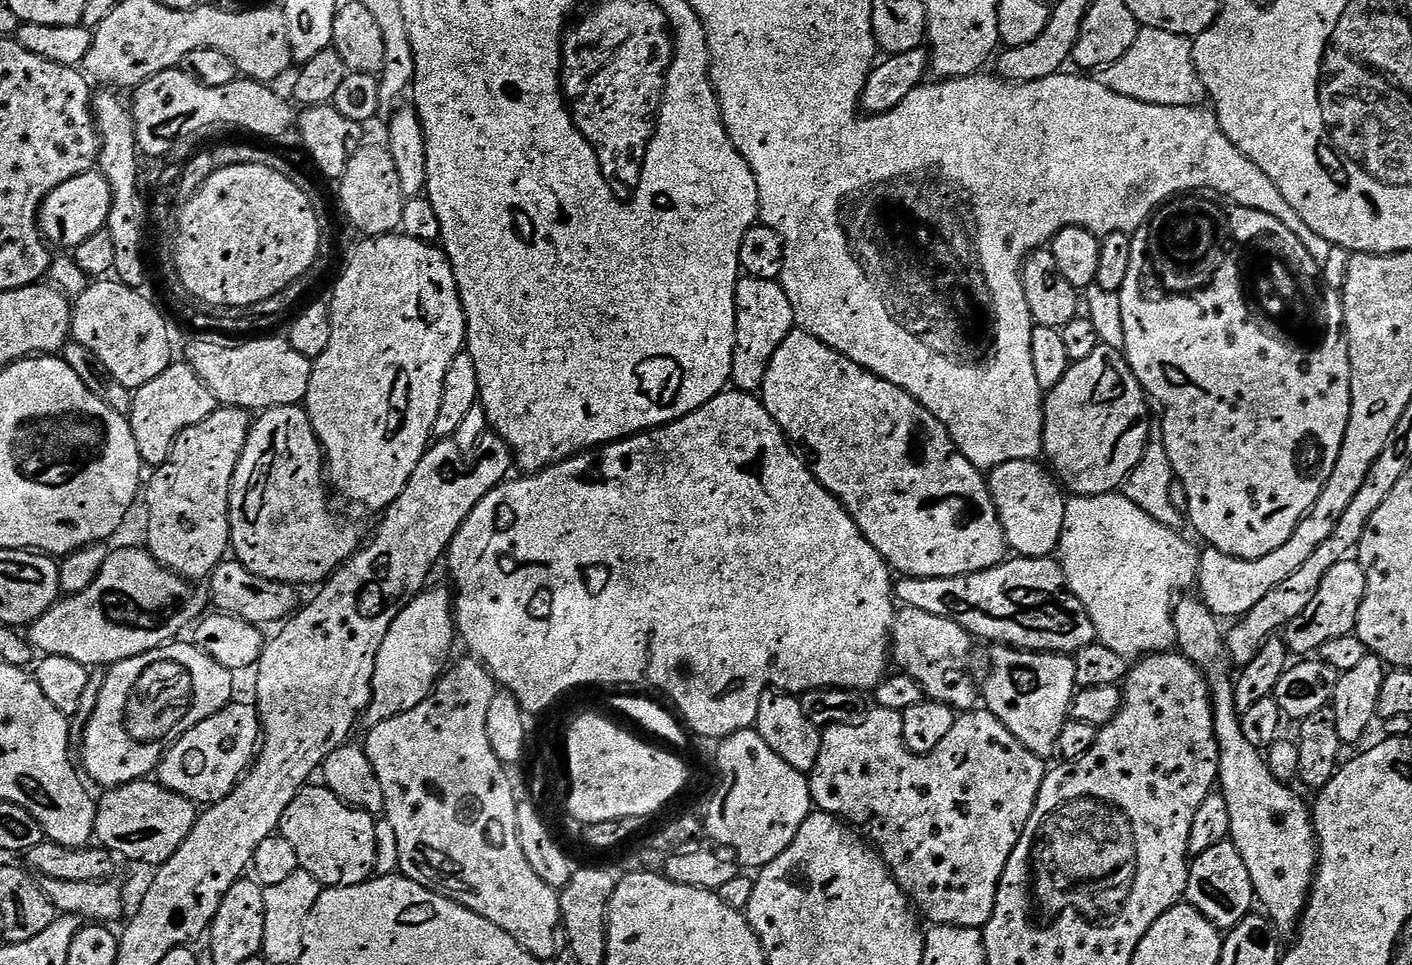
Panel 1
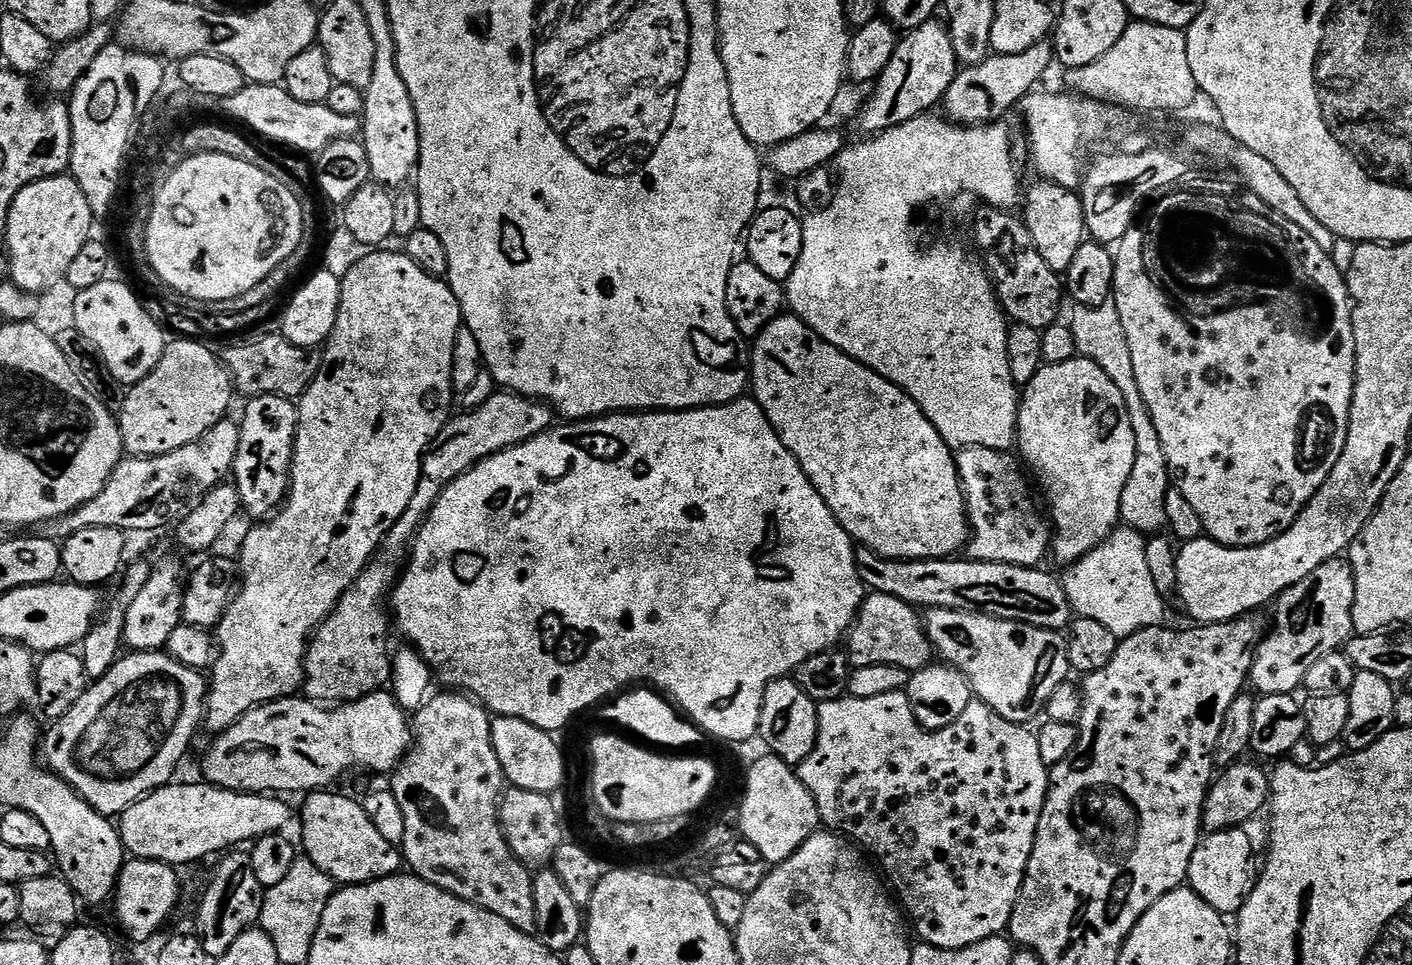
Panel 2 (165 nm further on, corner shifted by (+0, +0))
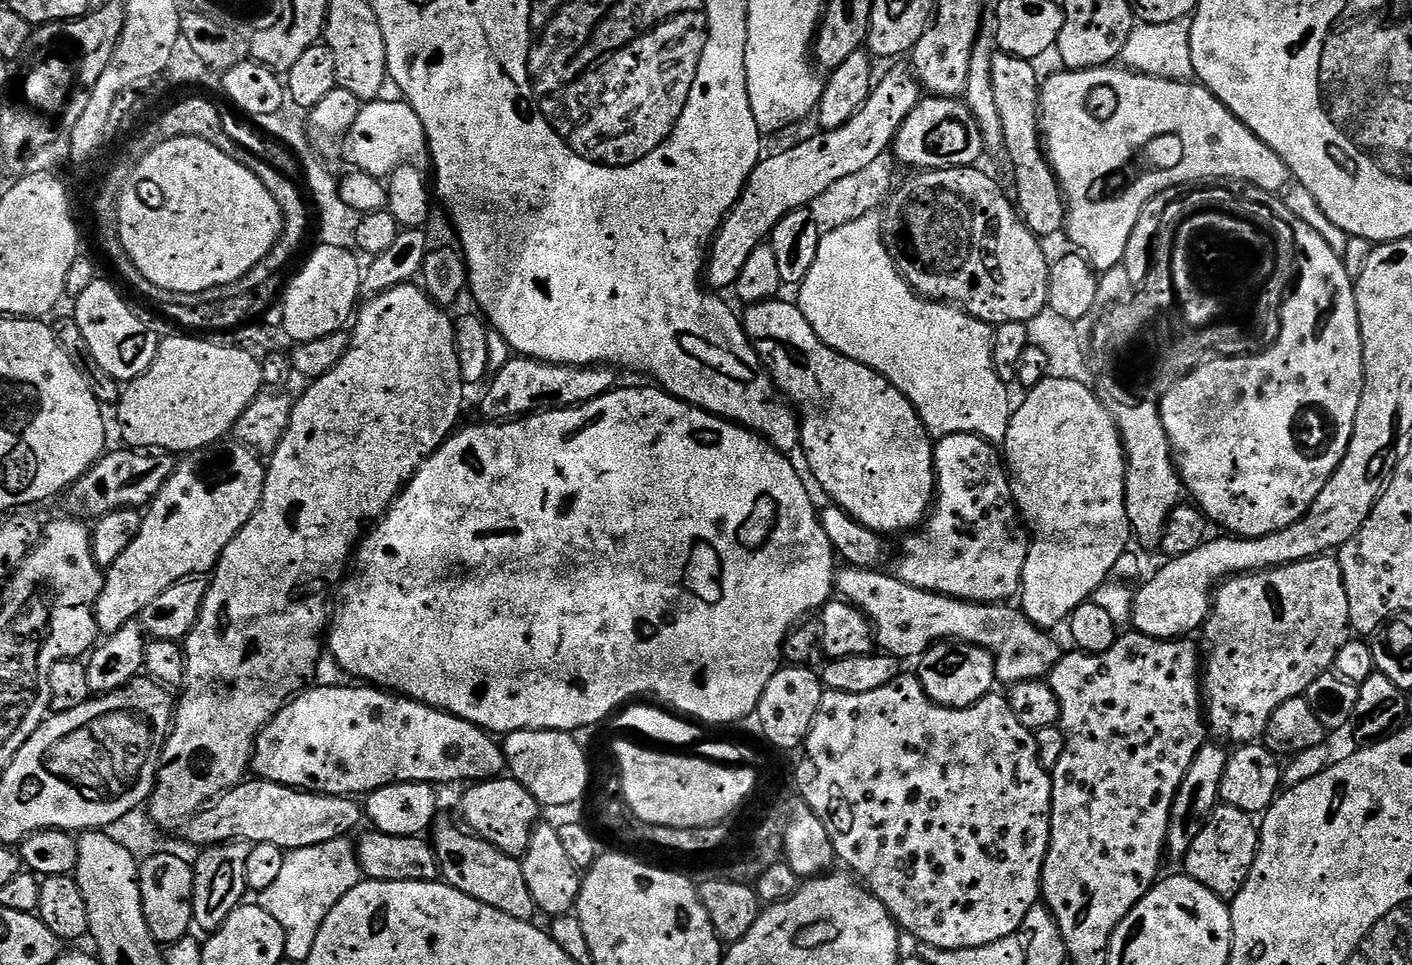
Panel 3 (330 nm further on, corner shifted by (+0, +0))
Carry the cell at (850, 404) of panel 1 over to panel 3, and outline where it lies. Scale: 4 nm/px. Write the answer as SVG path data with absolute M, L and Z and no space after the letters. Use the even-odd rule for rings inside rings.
M777 298L774 300L763 300L761 304L747 305L743 310L745 312L742 312L742 323L744 332L748 336L748 341L754 346L754 350L760 356L760 361L764 363L764 367L770 370L772 381L776 383L781 396L798 413L800 448L802 453L804 452L805 458L808 459L808 468L812 471L813 478L820 483L821 490L832 499L829 501L848 516L853 516L862 526L866 526L870 530L881 534L889 534L888 532L904 534L909 530L919 529L934 504L936 495L936 458L934 455L933 437L928 435L922 418L916 413L915 406L908 401L906 394L902 394L902 390L898 390L898 386L891 384L885 376L870 370L870 366L862 366L862 362L854 362L854 358L846 358L842 354L838 354L838 350L834 350L822 343L818 338L818 334L814 334L814 326L810 326L810 322L806 322L799 303L792 302L792 304L787 304L784 298Z

